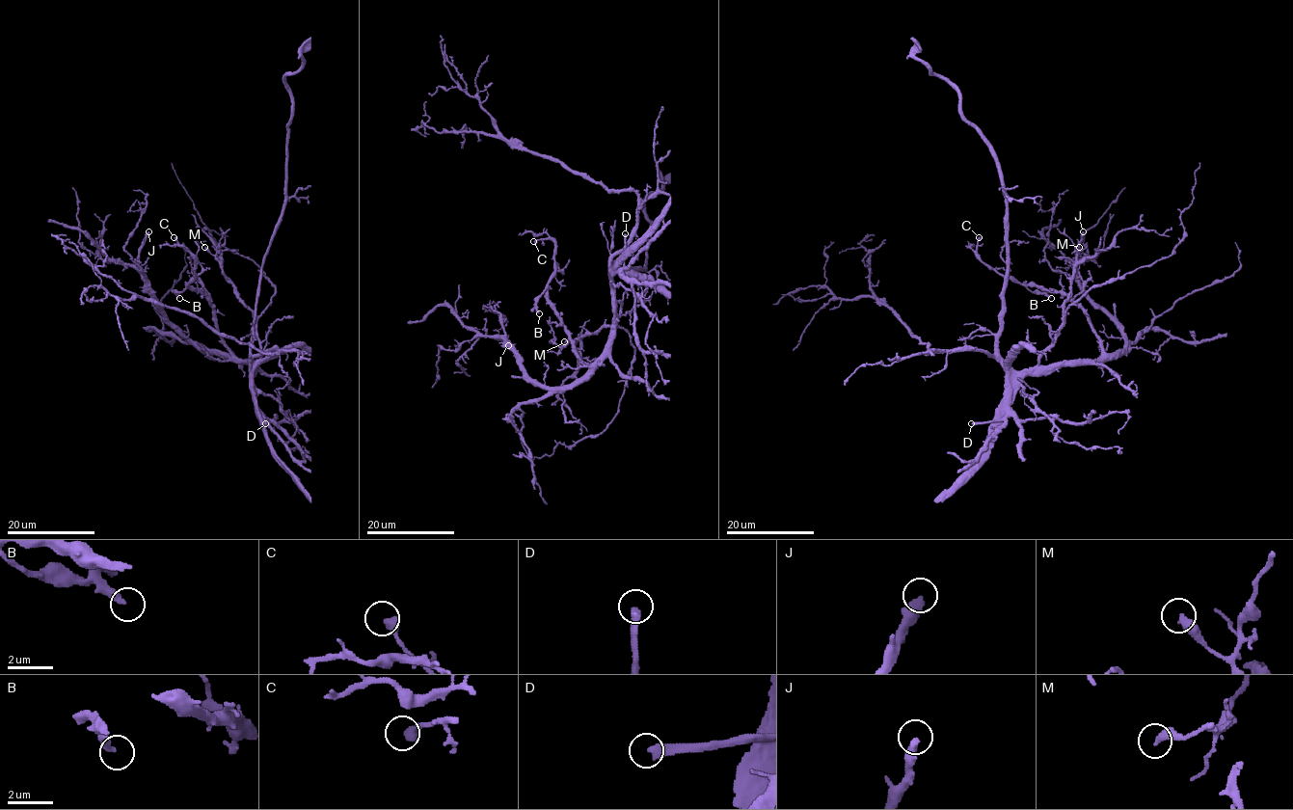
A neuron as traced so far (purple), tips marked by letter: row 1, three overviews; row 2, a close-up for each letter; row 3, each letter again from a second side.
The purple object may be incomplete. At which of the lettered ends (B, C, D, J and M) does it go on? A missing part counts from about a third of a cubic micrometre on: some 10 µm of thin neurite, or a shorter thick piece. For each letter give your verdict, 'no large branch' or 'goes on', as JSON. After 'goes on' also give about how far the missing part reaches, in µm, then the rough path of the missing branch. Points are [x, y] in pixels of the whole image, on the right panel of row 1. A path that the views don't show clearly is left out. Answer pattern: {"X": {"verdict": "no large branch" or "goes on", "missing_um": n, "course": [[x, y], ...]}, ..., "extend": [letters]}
{"B": {"verdict": "no large branch"}, "C": {"verdict": "no large branch"}, "D": {"verdict": "goes on", "missing_um": 45}, "J": {"verdict": "goes on", "missing_um": 25}, "M": {"verdict": "no large branch"}, "extend": ["D", "J"]}

